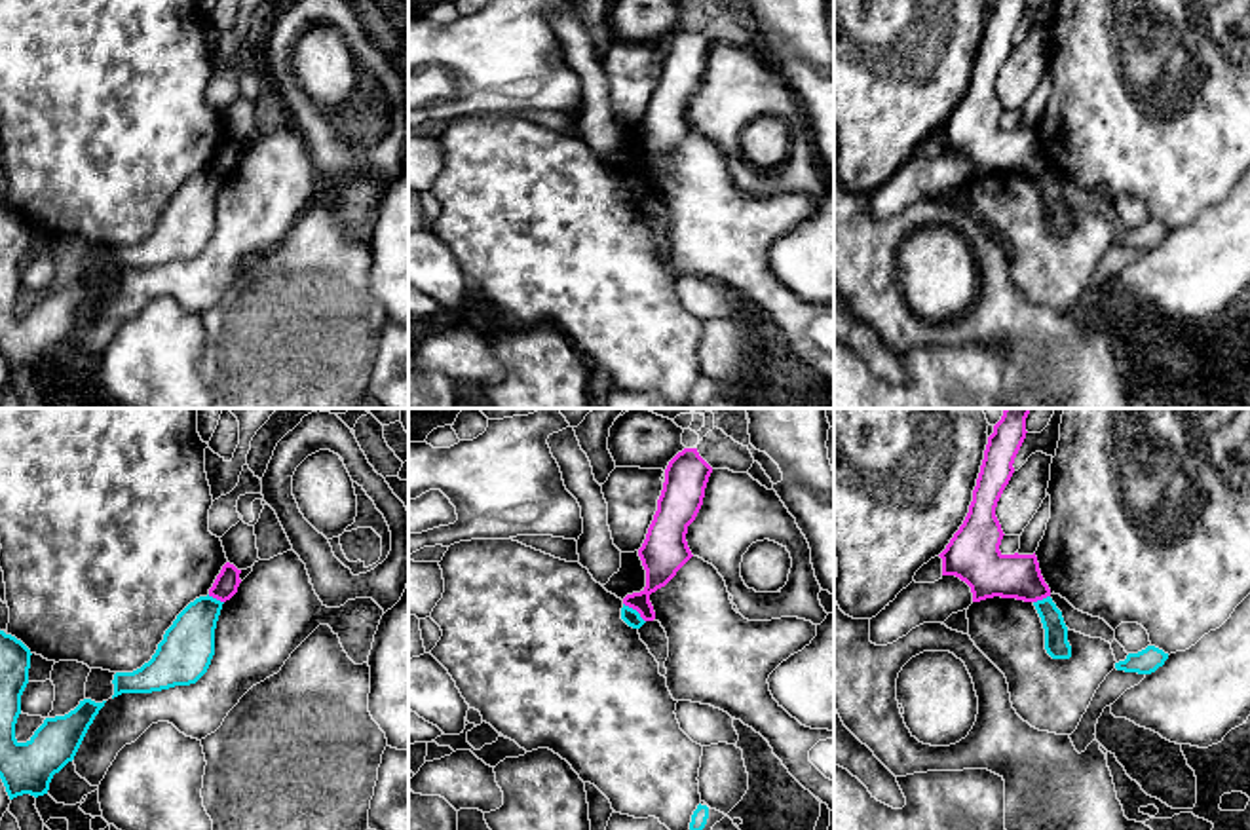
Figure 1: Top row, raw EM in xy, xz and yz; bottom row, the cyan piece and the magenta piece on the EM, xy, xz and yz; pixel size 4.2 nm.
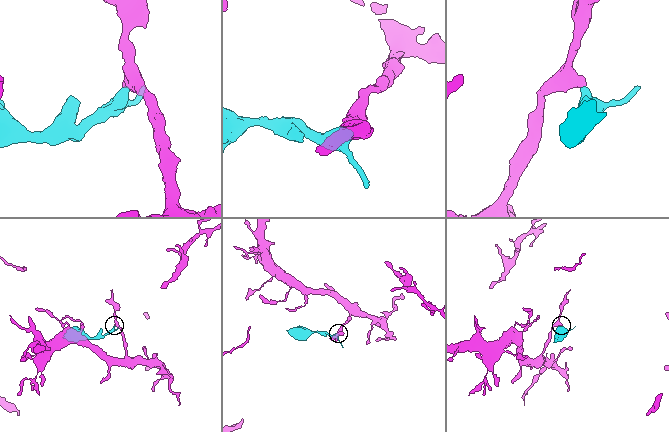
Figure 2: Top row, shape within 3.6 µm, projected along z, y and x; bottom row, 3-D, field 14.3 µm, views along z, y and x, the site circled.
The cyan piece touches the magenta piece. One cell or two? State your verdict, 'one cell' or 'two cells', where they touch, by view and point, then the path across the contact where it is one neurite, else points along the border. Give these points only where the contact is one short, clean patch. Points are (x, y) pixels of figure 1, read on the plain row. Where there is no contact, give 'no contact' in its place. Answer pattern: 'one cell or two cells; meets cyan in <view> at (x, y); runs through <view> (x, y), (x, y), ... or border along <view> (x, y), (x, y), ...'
two cells; meets cyan in xz at (635, 185); border along xz (624, 177), (644, 196)

